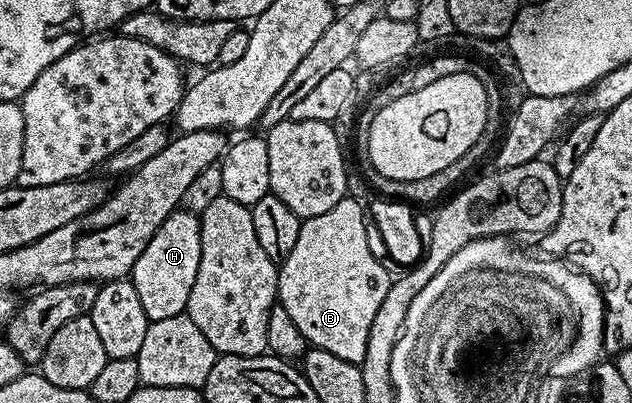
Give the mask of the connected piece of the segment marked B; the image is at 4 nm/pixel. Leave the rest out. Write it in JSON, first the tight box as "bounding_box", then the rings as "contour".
{"bounding_box":[278,196,393,364],"contour":[[[344,196],[337,204],[333,204],[333,208],[329,208],[329,212],[321,212],[321,216],[302,219],[299,235],[297,236],[297,244],[293,244],[293,252],[289,252],[289,256],[282,259],[281,265],[278,267],[278,305],[283,306],[285,312],[289,312],[289,316],[293,316],[293,324],[297,324],[297,328],[301,328],[301,332],[306,336],[308,343],[316,350],[333,352],[333,356],[341,356],[341,360],[349,360],[356,364],[363,361],[365,344],[369,338],[369,324],[373,324],[373,316],[377,314],[377,308],[381,308],[381,300],[385,300],[385,292],[389,292],[393,281],[392,275],[385,272],[385,268],[378,260],[373,258],[369,250],[369,243],[366,239],[366,226],[368,223],[368,219],[366,217],[363,218],[362,204],[354,202],[351,196]]]}

